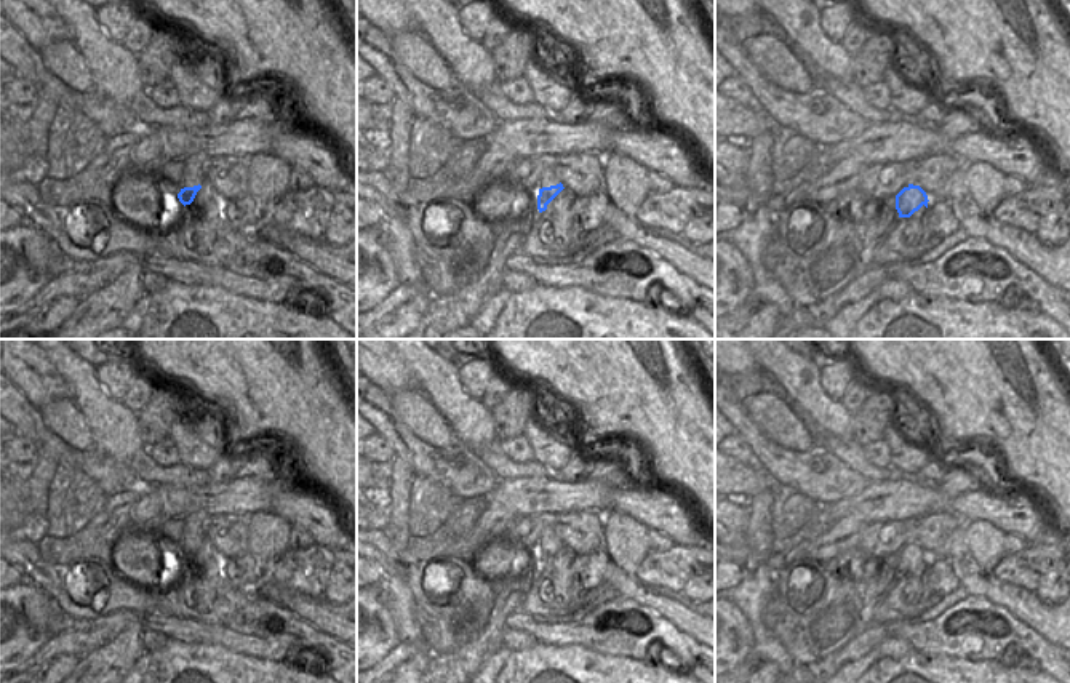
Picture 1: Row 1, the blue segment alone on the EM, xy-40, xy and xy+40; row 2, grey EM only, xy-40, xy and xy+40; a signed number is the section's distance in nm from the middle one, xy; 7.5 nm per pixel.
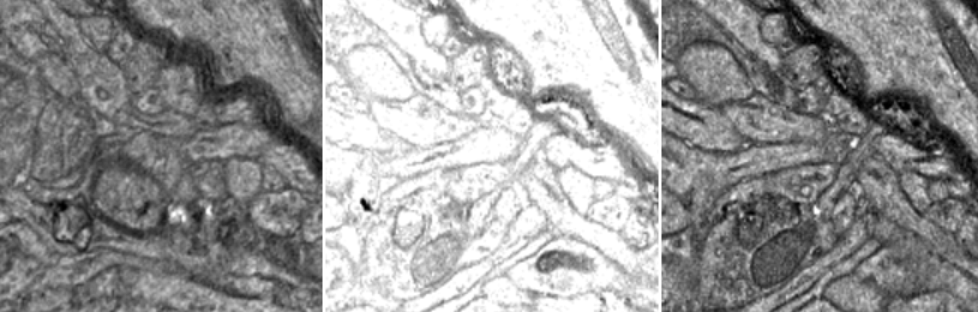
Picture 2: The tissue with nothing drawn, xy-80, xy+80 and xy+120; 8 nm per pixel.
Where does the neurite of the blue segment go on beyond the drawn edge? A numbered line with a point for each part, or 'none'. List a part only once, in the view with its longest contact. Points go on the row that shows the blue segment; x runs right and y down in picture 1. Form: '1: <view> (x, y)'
1: xy-40 (194, 167)

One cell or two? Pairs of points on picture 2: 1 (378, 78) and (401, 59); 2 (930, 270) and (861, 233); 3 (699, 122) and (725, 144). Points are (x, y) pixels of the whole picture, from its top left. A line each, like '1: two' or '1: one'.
1: two
2: two
3: one

